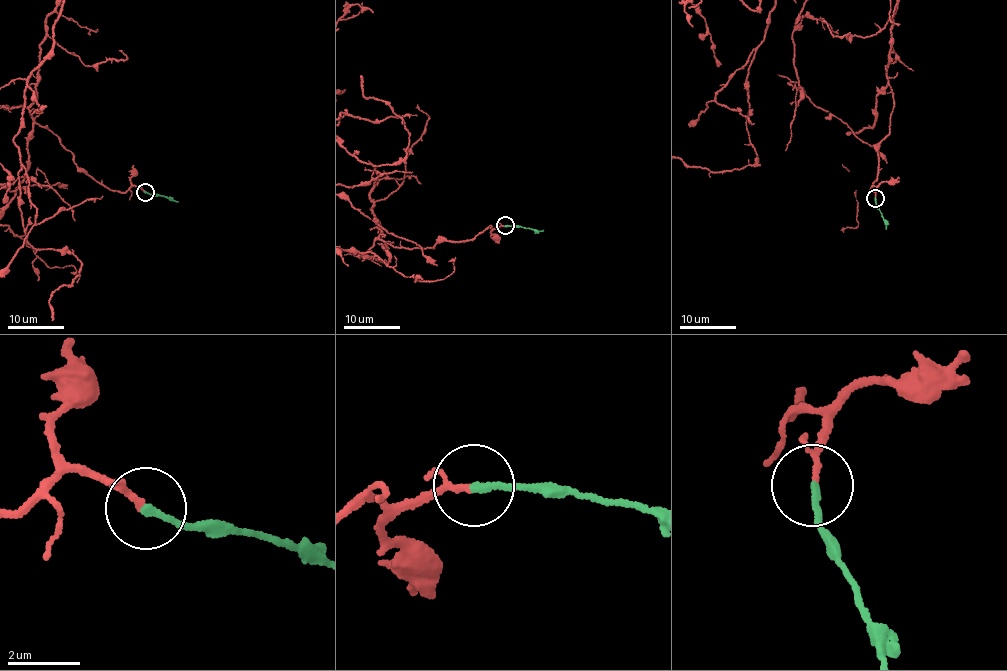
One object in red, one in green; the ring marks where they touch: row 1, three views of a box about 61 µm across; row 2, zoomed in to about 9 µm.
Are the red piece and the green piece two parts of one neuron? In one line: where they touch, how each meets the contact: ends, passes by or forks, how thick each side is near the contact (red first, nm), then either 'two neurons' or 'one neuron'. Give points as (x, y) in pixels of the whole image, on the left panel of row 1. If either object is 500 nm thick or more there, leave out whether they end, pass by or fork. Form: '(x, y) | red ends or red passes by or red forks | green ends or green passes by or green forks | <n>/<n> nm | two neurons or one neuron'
(145, 192) | red passes by | green ends | 130/190 nm | one neuron

